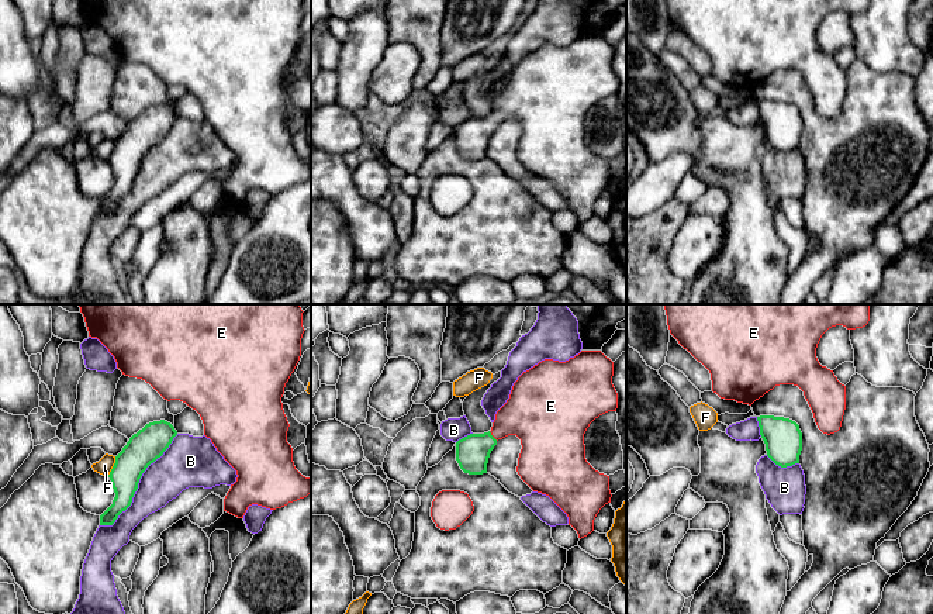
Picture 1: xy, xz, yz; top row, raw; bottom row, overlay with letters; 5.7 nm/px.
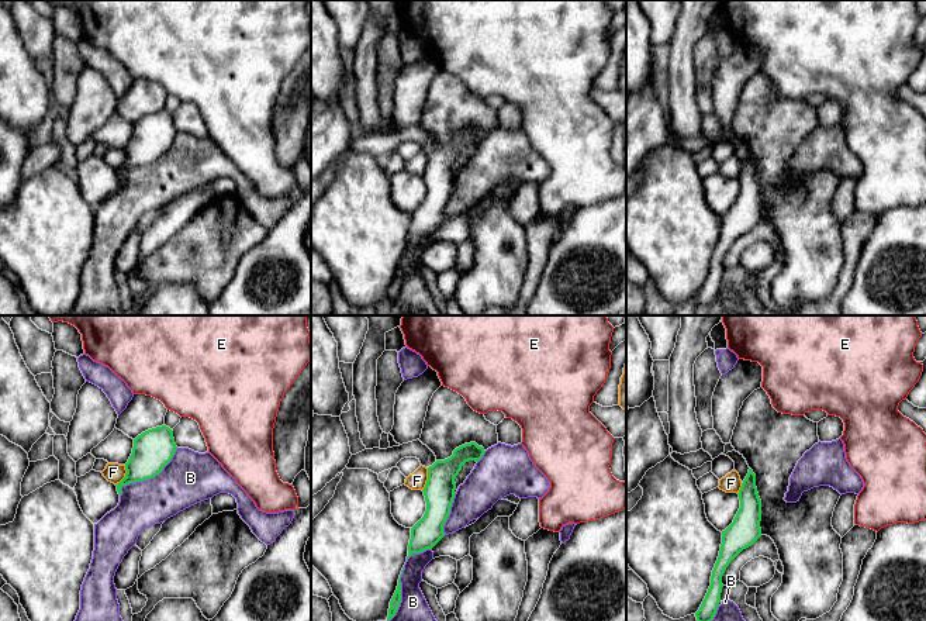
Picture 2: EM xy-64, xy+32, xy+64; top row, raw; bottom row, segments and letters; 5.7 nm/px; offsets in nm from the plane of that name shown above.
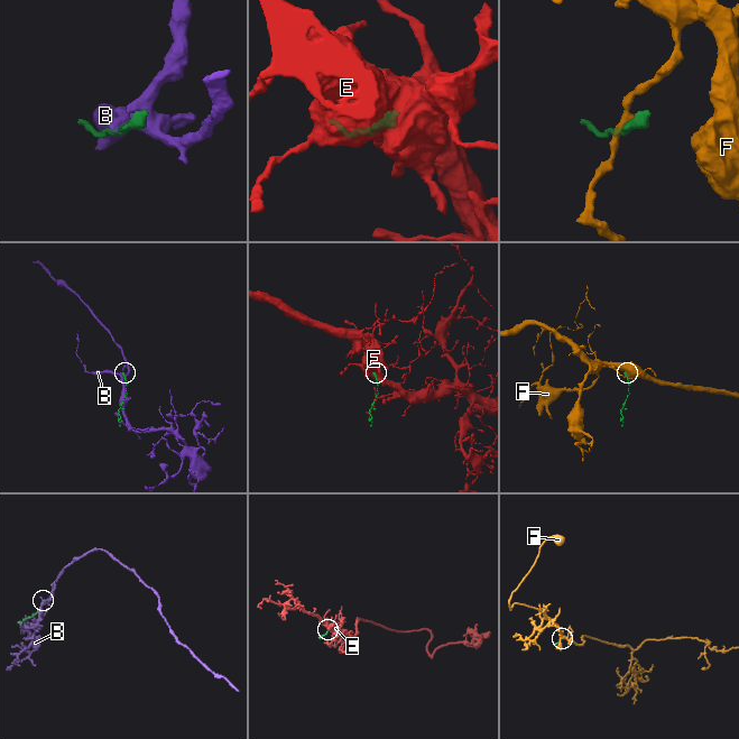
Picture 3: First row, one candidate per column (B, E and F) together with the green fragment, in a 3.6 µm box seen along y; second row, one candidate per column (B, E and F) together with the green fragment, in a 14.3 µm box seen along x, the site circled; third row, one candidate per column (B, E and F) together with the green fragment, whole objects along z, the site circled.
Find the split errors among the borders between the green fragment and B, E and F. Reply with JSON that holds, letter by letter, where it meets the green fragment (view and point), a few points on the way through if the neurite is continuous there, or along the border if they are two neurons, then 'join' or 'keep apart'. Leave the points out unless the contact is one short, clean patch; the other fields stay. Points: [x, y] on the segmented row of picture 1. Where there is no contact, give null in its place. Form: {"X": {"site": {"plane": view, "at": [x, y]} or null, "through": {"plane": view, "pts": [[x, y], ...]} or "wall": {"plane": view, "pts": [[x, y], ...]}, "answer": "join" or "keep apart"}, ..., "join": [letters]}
{"B": {"site": {"plane": "xy", "at": [137, 485]}, "answer": "keep apart"}, "E": {"site": {"plane": "xz", "at": [491, 435]}, "through": {"plane": "xz", "pts": [[473, 451], [491, 435], [511, 418], [529, 414]]}, "answer": "join"}, "F": {"site": {"plane": "xy", "at": [113, 466]}, "wall": {"plane": "xy", "pts": [[116, 456], [116, 462], [107, 475]]}, "answer": "keep apart"}, "join": ["E"]}

